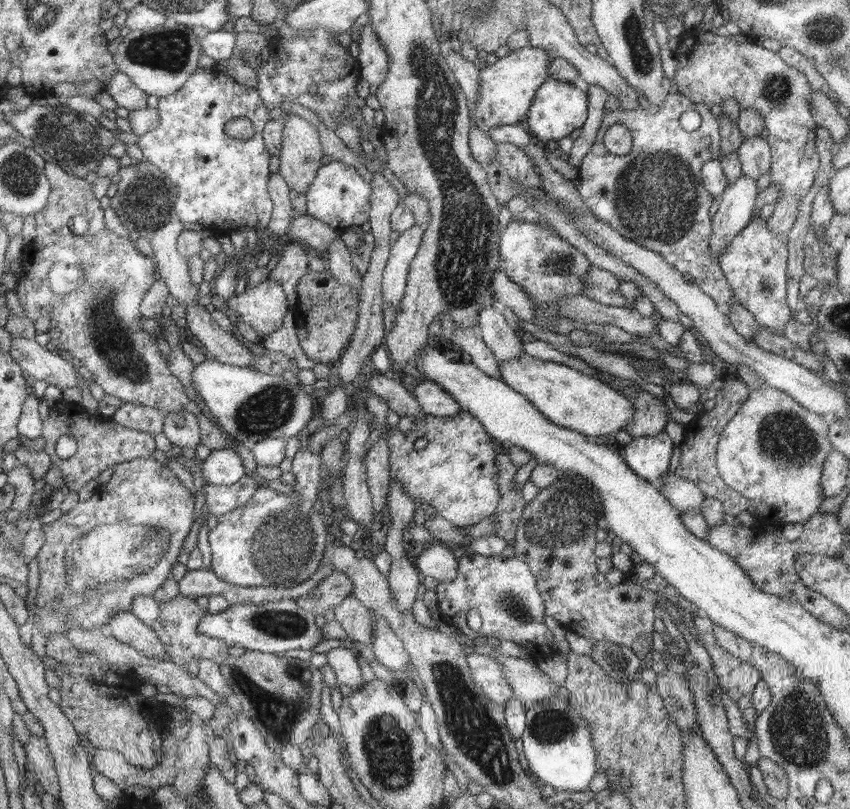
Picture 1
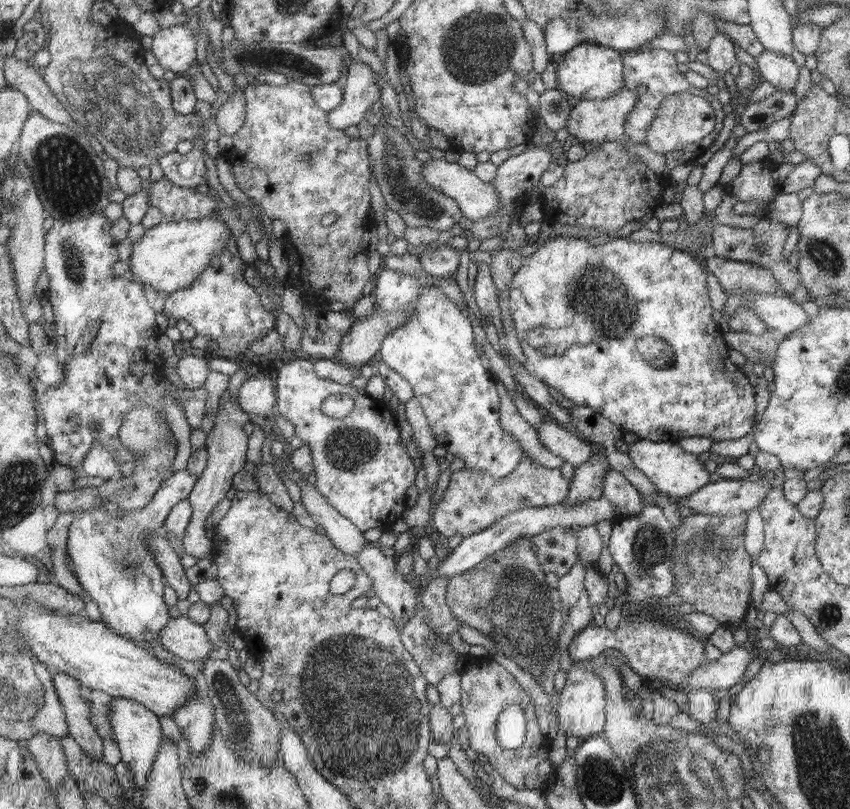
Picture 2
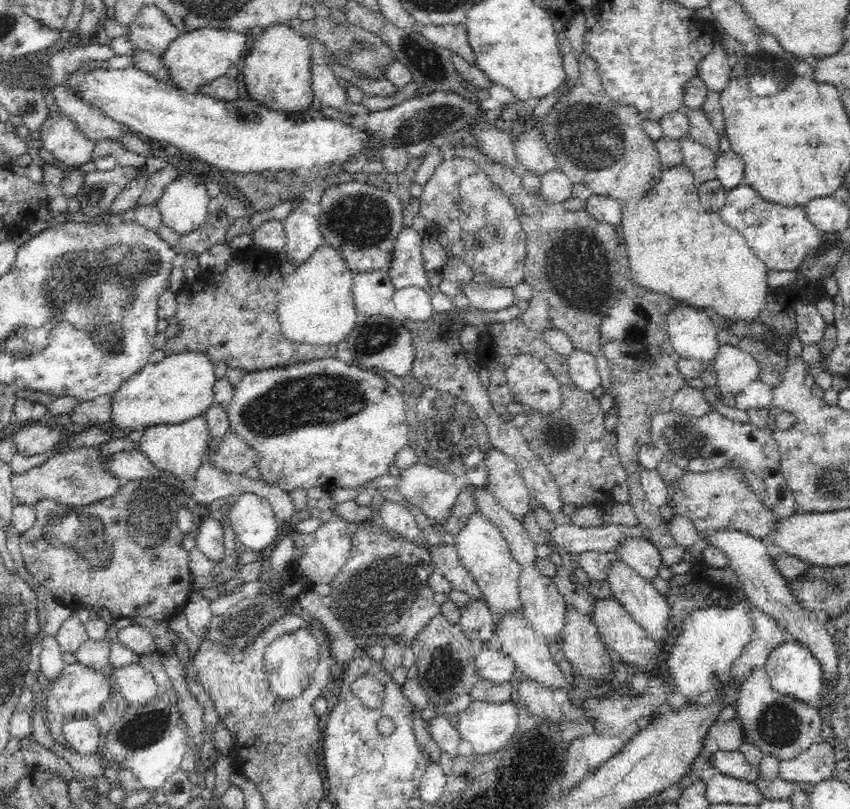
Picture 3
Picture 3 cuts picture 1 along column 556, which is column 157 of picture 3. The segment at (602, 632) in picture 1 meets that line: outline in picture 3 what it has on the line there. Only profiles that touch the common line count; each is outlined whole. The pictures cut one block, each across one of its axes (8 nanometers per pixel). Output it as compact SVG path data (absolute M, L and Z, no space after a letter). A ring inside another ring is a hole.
M156 479L124 481L115 495L86 507L70 508L48 499L40 500L40 502L33 505L36 513L36 523L32 528L22 533L19 538L19 547L24 559L24 566L34 577L34 580L44 585L44 588L52 591L53 598L62 604L62 606L67 606L72 611L75 611L90 604L90 606L93 606L94 611L98 608L108 608L108 612L114 618L146 616L146 618L151 618L152 620L166 621L172 620L180 612L183 612L183 606L188 602L188 596L192 593L190 588L193 588L193 576L190 574L188 552L182 547L182 540L184 540L185 535L178 529L176 523L178 498L172 494L172 490L166 486L166 483L162 484L162 482Z

